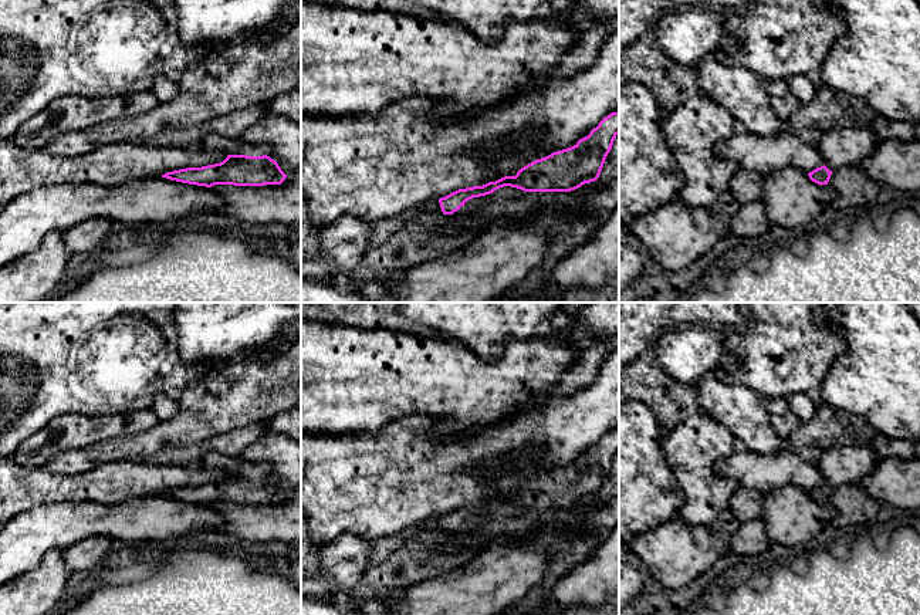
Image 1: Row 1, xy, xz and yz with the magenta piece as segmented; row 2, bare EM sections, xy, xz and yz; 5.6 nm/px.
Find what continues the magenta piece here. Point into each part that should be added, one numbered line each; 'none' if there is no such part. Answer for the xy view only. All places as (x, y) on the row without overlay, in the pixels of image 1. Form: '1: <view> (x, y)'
1: xy (210, 460)

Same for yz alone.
1: yz (841, 465)

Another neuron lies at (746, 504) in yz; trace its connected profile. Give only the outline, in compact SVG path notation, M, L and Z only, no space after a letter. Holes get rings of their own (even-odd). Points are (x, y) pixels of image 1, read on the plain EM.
M738 486L733 493L728 510L740 521L752 521L762 517L764 494L758 490Z

